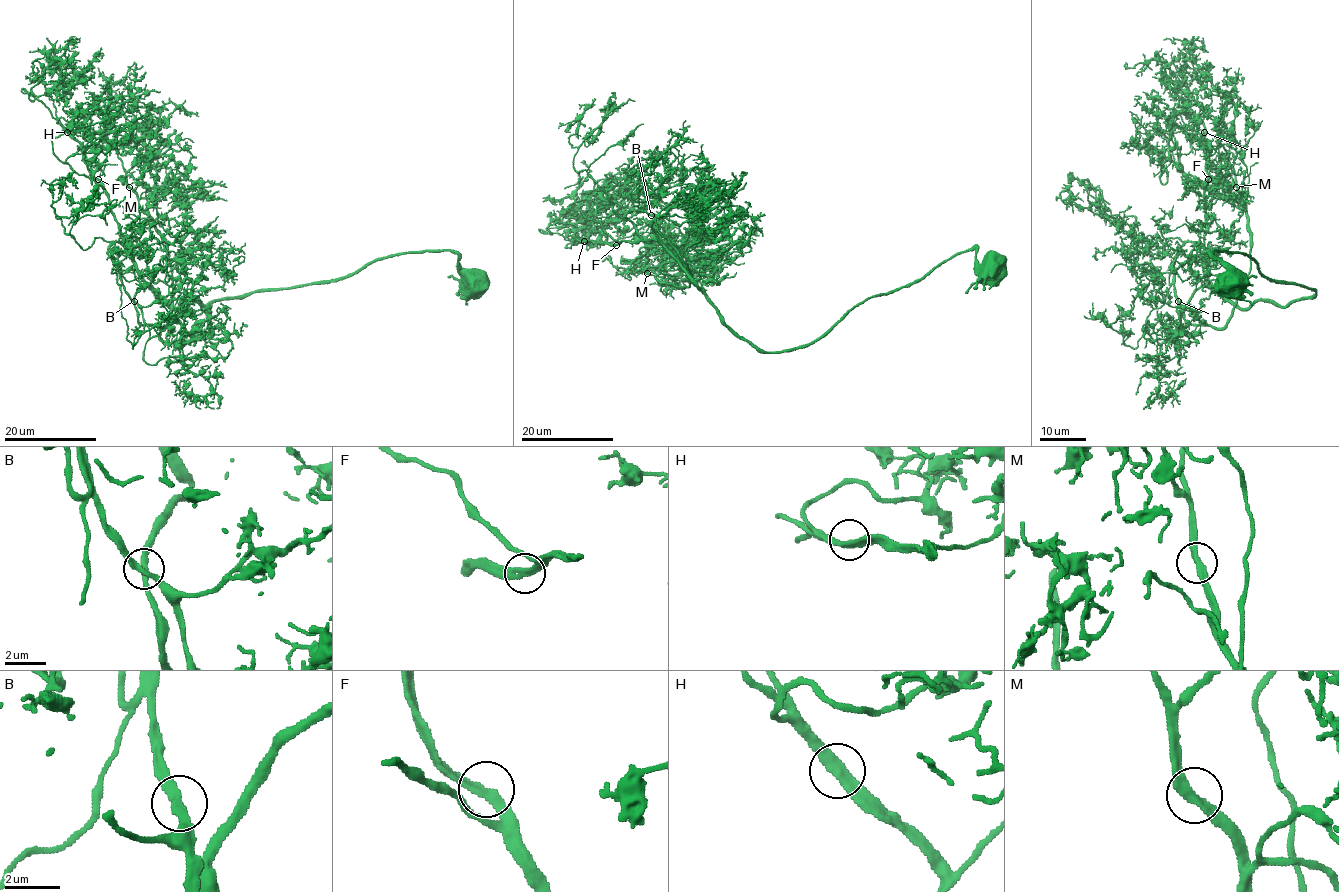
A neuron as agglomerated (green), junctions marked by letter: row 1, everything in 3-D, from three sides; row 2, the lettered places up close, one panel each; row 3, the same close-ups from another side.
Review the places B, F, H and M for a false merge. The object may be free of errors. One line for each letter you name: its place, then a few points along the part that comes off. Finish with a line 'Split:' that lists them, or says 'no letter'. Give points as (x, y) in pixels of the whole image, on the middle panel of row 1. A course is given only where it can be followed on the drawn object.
Split: no letter

